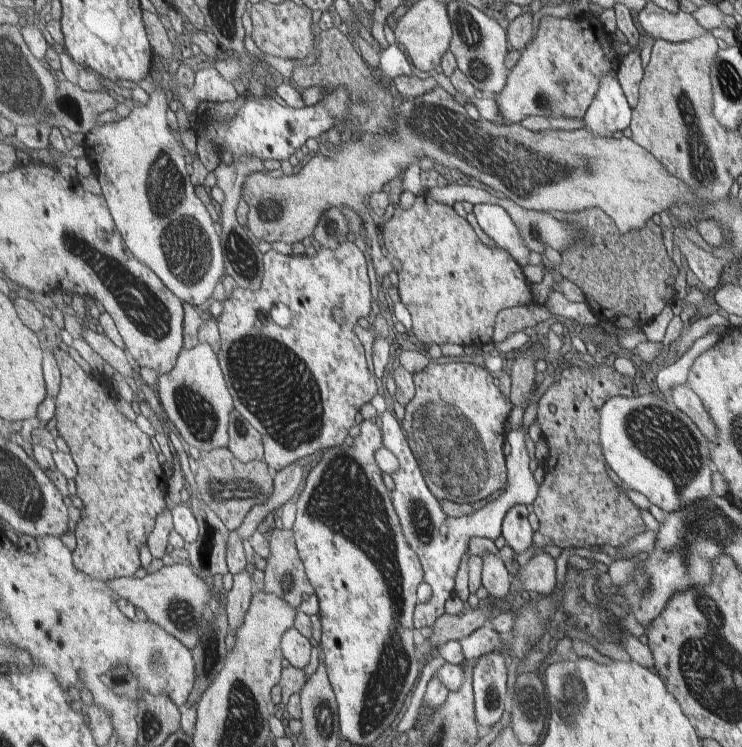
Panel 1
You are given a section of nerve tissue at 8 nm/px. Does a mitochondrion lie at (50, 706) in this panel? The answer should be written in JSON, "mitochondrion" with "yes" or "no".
{"mitochondrion":"no"}

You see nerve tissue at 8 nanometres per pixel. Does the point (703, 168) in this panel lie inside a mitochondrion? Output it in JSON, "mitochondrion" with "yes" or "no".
{"mitochondrion":"yes"}

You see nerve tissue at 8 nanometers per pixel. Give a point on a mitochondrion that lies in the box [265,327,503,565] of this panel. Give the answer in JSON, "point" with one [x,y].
{"point":[456,451]}

